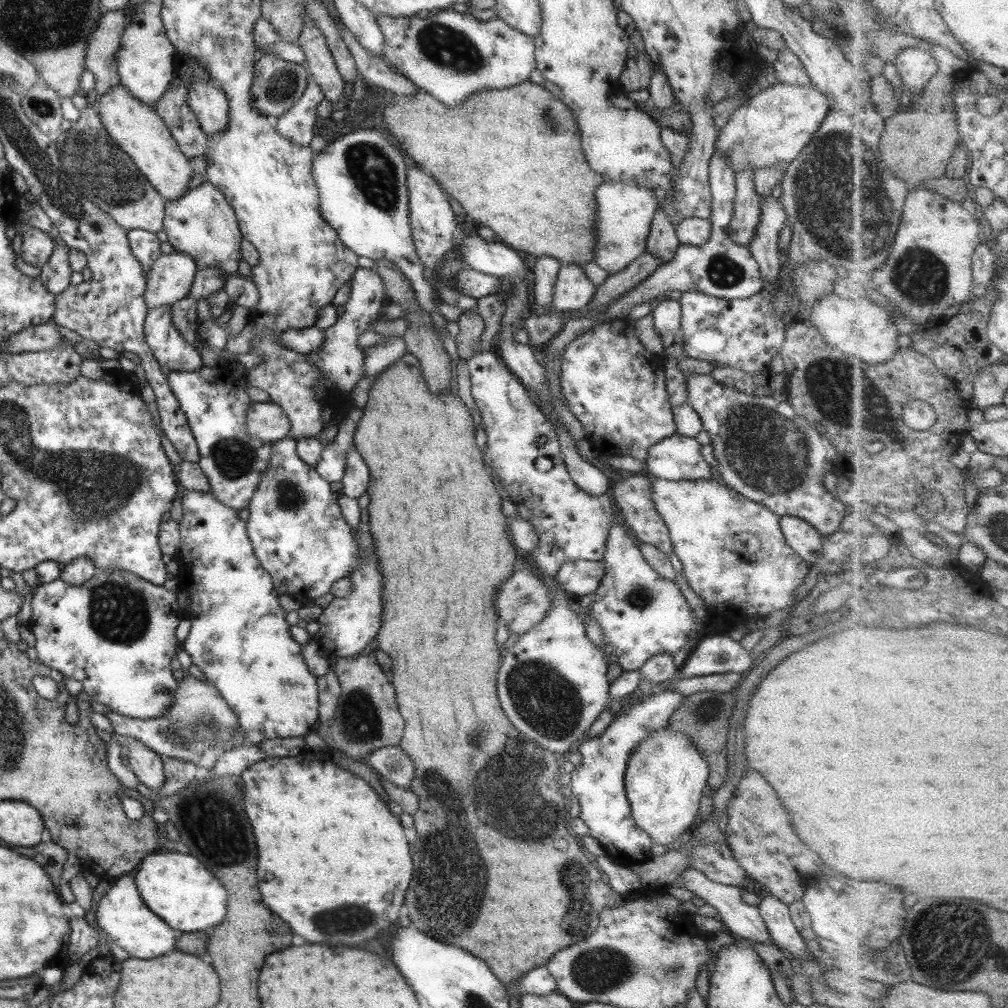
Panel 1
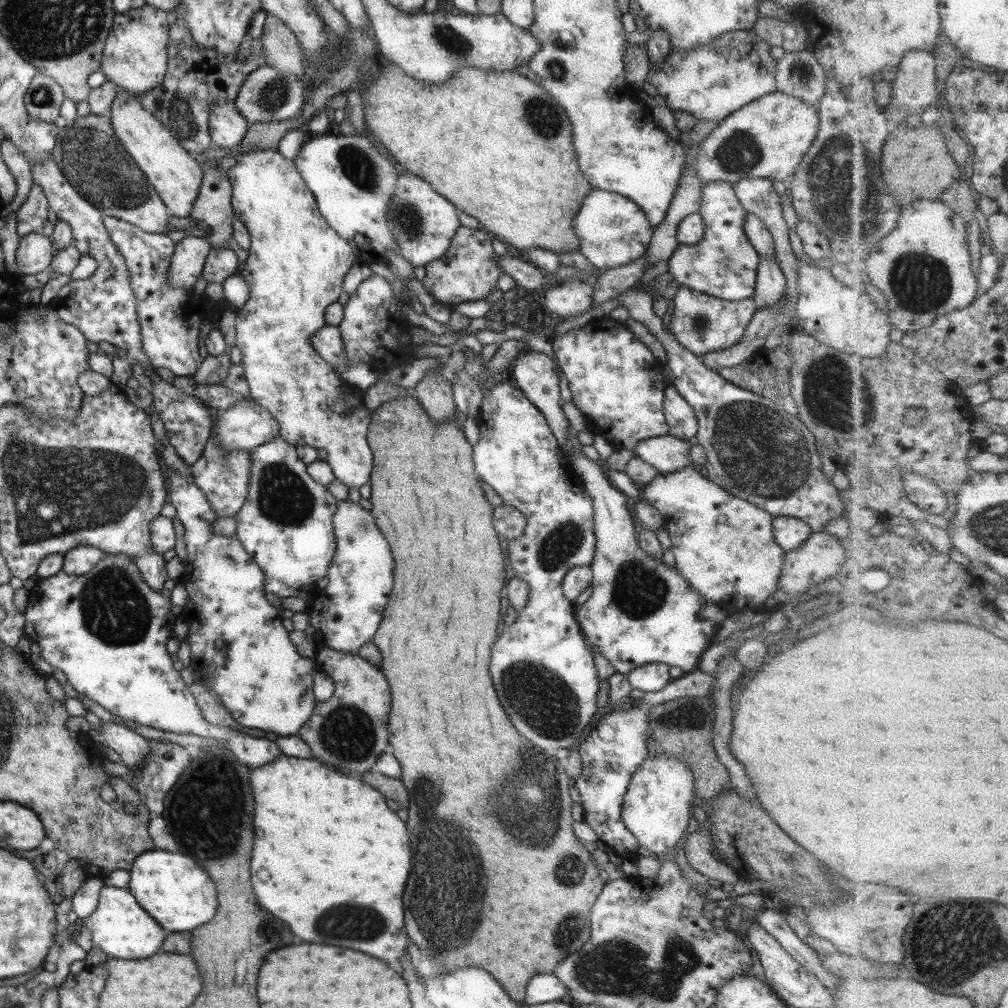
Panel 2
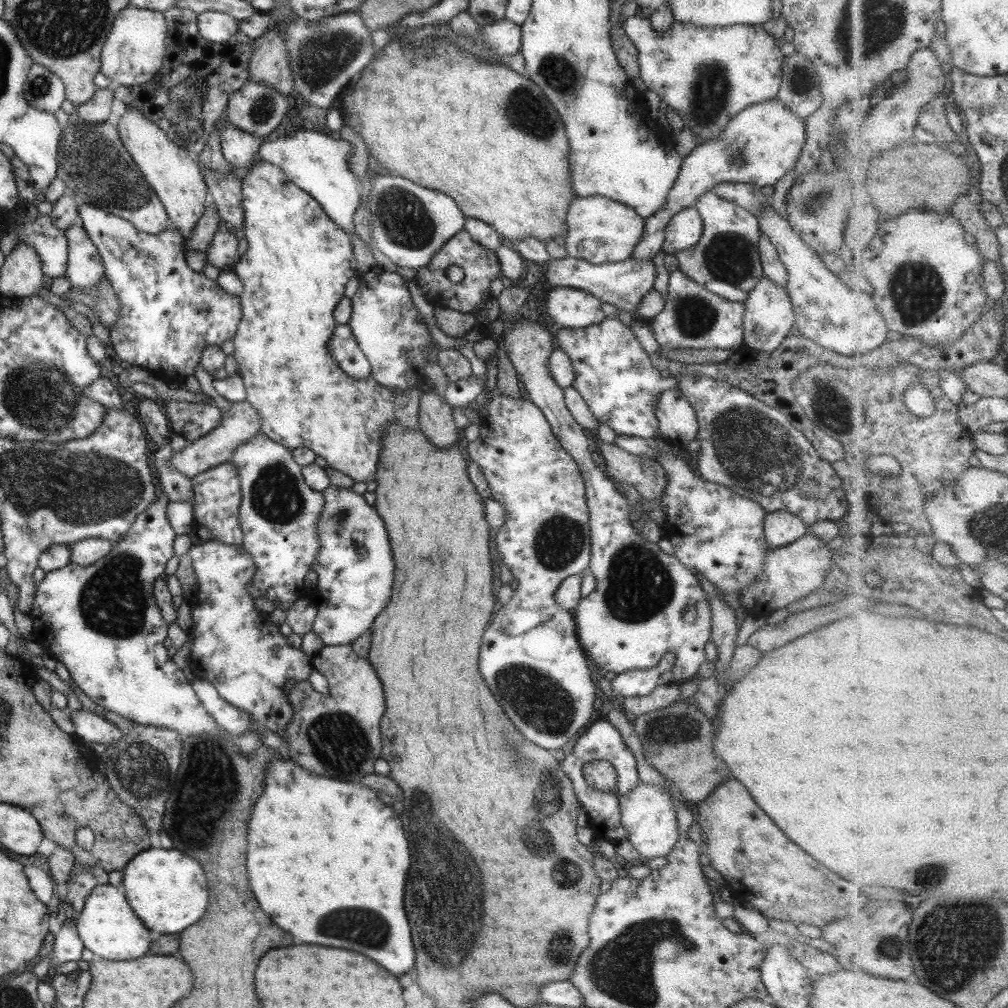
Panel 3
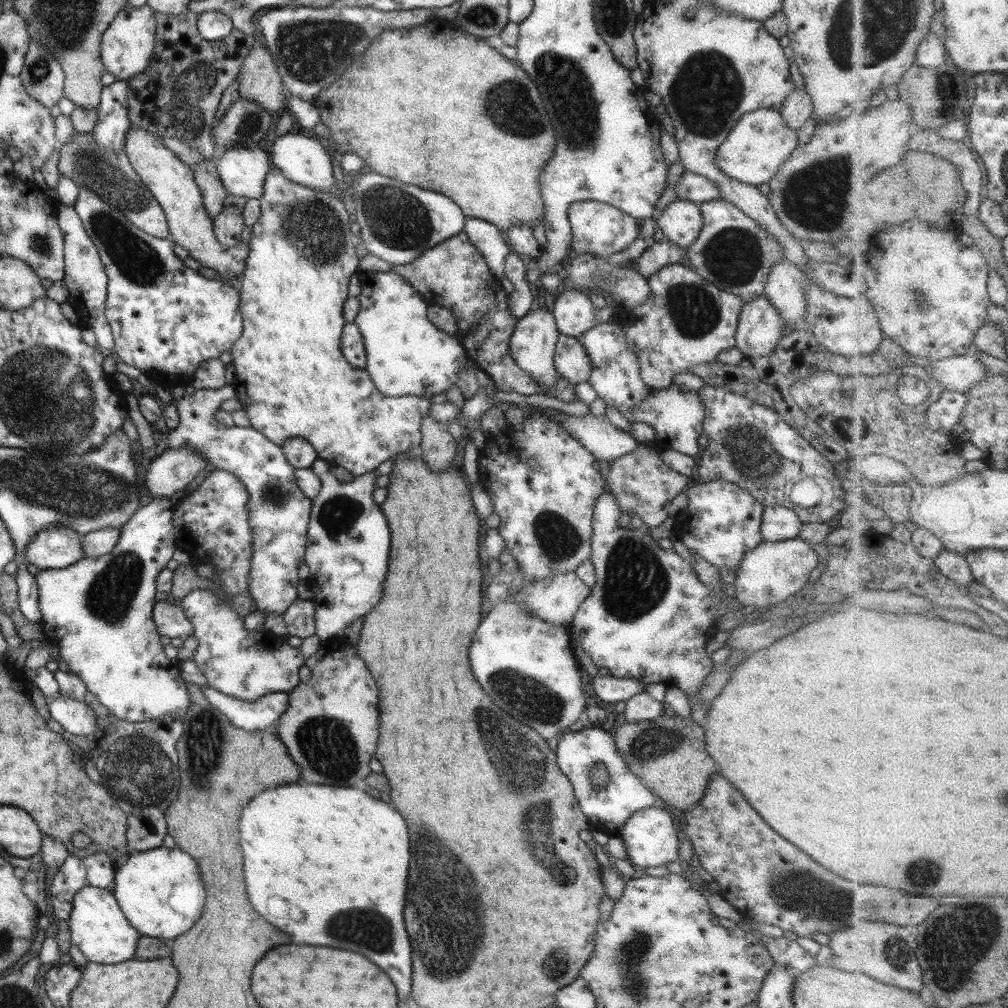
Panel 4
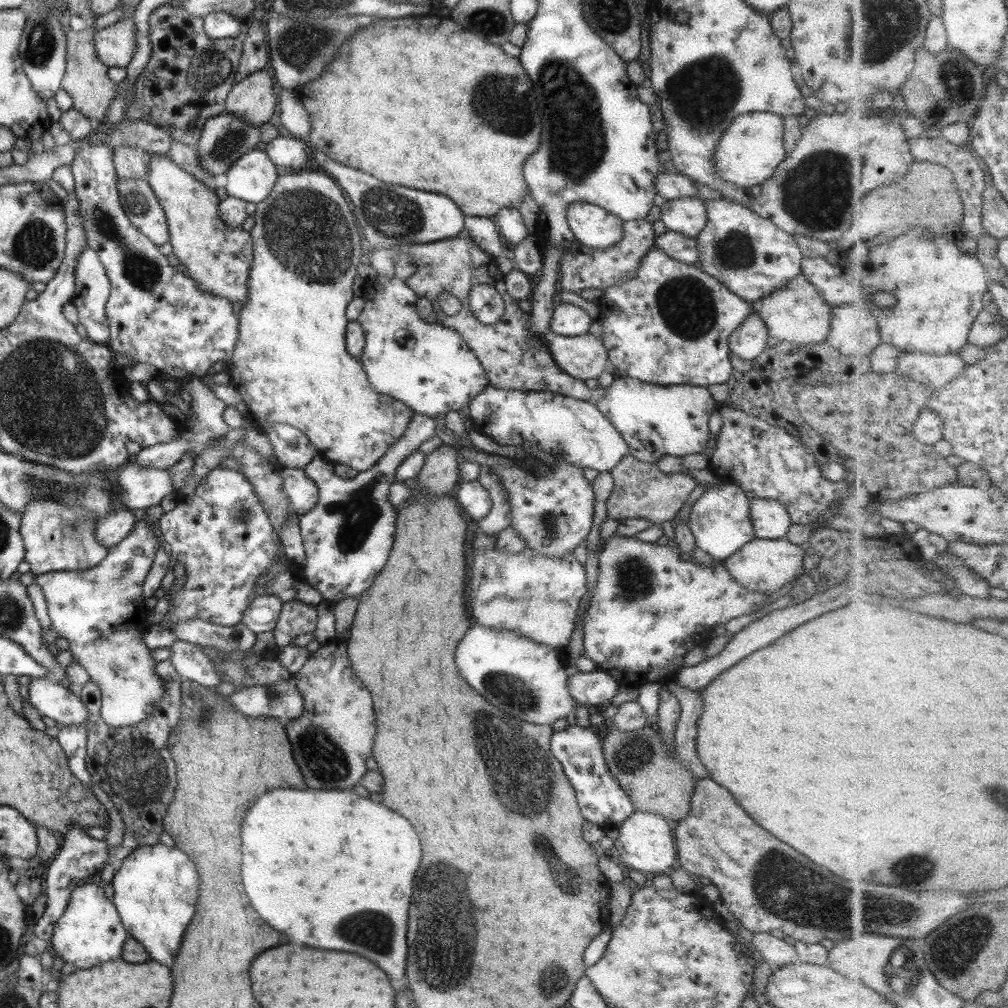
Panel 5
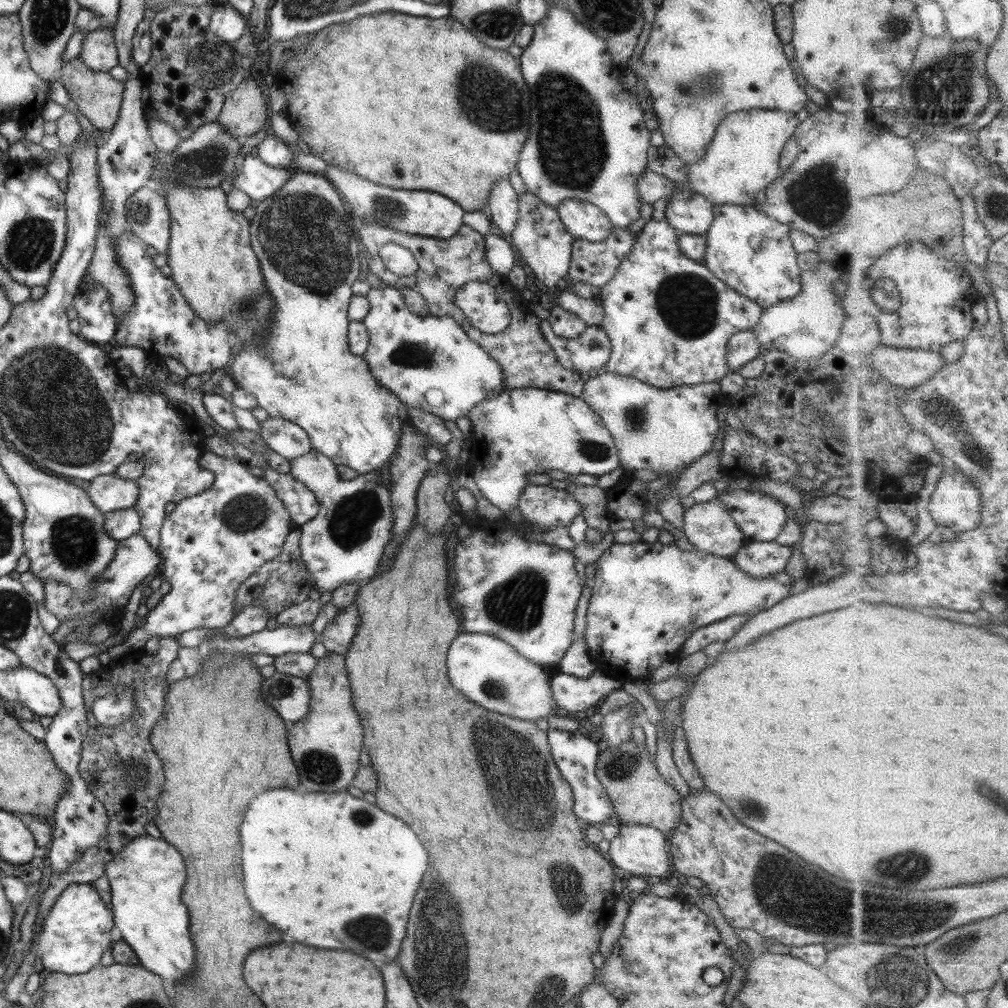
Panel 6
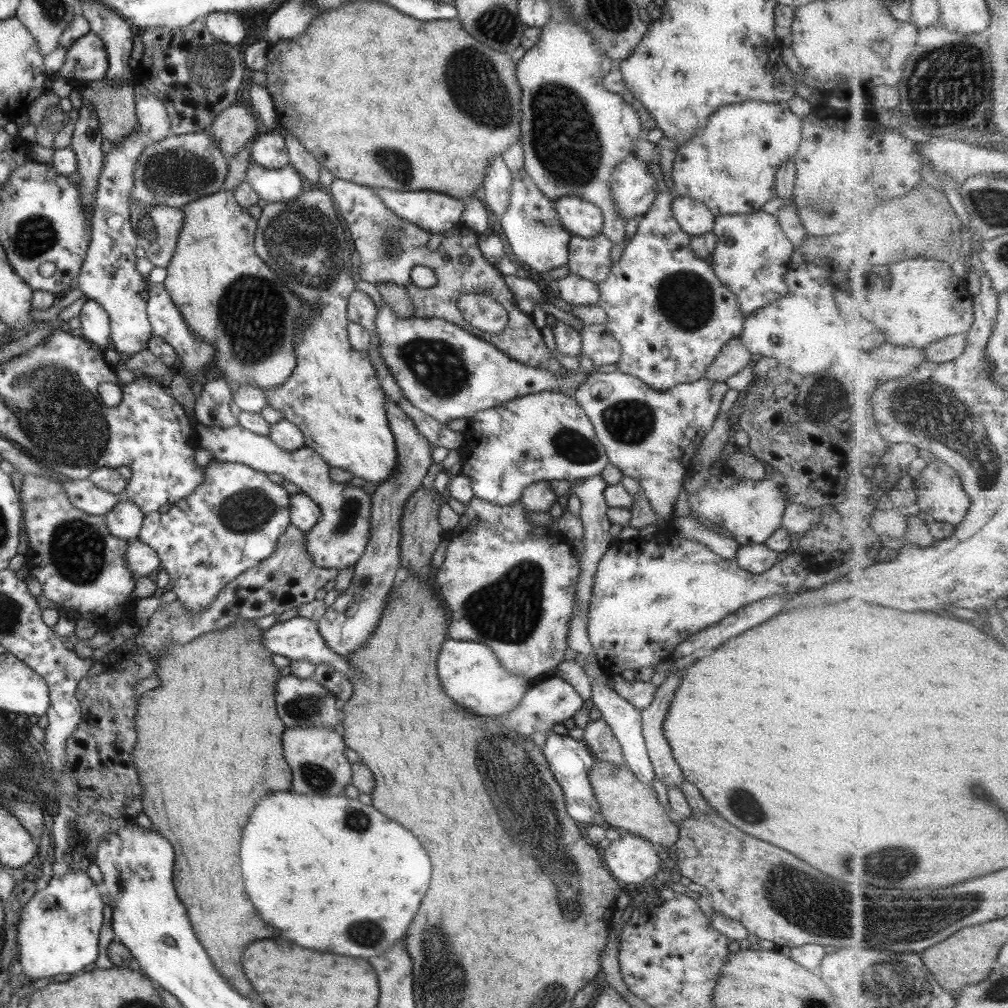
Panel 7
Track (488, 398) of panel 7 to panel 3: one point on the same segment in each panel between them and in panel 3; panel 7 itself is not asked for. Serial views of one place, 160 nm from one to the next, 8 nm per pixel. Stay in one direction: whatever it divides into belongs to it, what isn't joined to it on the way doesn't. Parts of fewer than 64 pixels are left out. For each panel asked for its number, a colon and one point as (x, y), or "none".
3: (383, 320)
4: (406, 355)
5: (429, 368)
6: (408, 355)

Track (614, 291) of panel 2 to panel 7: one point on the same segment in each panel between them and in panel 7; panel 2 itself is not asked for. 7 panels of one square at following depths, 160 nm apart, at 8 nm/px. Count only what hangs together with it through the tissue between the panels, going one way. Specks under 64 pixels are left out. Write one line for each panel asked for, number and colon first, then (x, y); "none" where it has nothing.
3: (760, 143)
4: (755, 148)
5: (752, 146)
6: (742, 159)
7: (730, 166)

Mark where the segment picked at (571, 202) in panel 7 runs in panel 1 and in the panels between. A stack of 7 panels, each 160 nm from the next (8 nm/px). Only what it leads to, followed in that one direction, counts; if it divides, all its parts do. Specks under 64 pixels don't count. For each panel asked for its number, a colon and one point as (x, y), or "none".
1: (624, 216)
2: (612, 231)
3: (599, 231)
4: (597, 229)
5: (592, 226)
6: (582, 220)

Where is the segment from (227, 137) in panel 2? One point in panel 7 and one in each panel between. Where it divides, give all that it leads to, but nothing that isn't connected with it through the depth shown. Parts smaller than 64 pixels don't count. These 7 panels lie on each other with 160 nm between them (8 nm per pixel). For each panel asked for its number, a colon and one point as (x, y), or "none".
3: (237, 148)
4: (241, 169)
5: (250, 178)
6: (256, 180)
7: (281, 185)

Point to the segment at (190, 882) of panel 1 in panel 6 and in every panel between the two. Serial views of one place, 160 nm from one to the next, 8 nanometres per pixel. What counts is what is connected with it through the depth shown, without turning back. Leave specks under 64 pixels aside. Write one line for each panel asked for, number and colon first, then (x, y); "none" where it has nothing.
2: (171, 888)
3: (166, 889)
4: (160, 892)
5: (155, 888)
6: (146, 878)

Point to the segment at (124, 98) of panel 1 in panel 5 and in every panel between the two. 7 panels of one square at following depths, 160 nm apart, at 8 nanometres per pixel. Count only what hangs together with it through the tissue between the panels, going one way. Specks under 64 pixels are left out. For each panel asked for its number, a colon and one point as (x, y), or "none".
2: (176, 176)
3: (173, 175)
4: (171, 184)
5: (217, 258)

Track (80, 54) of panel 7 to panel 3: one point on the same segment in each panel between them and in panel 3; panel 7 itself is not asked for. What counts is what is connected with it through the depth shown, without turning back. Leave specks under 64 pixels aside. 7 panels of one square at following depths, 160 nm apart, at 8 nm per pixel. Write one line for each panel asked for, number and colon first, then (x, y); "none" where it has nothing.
3: (131, 54)
4: (126, 46)
5: (115, 45)
6: (98, 52)

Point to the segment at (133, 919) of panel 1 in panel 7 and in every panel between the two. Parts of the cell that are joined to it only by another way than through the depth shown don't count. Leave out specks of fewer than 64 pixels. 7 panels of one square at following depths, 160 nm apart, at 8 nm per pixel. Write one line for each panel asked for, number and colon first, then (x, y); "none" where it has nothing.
2: (119, 927)
3: (107, 926)
4: (98, 928)
5: (89, 932)
6: (70, 939)
7: (57, 931)

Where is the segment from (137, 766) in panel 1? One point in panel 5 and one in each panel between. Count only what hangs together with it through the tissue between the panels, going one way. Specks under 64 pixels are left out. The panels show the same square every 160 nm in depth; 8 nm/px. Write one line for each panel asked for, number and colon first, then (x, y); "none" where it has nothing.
2: (133, 749)
3: (89, 727)
4: (76, 718)
5: (62, 704)

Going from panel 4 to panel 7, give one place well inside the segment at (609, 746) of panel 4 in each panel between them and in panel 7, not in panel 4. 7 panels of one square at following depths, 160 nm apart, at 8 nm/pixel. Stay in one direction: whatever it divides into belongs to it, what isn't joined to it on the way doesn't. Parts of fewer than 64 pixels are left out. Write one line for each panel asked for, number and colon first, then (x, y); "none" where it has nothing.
5: (601, 800)
6: (574, 755)
7: (569, 760)

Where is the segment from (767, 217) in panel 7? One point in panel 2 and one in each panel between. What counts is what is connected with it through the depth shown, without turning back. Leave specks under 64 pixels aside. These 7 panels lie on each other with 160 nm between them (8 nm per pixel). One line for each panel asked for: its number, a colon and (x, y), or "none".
2: (722, 264)
3: (725, 261)
4: (731, 252)
5: (749, 255)
6: (752, 254)

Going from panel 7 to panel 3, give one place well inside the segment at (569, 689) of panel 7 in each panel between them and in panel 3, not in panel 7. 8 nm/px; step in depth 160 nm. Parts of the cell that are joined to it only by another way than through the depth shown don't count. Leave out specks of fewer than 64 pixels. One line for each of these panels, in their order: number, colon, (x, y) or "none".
3: (632, 683)
4: (603, 687)
5: (594, 689)
6: (571, 694)

